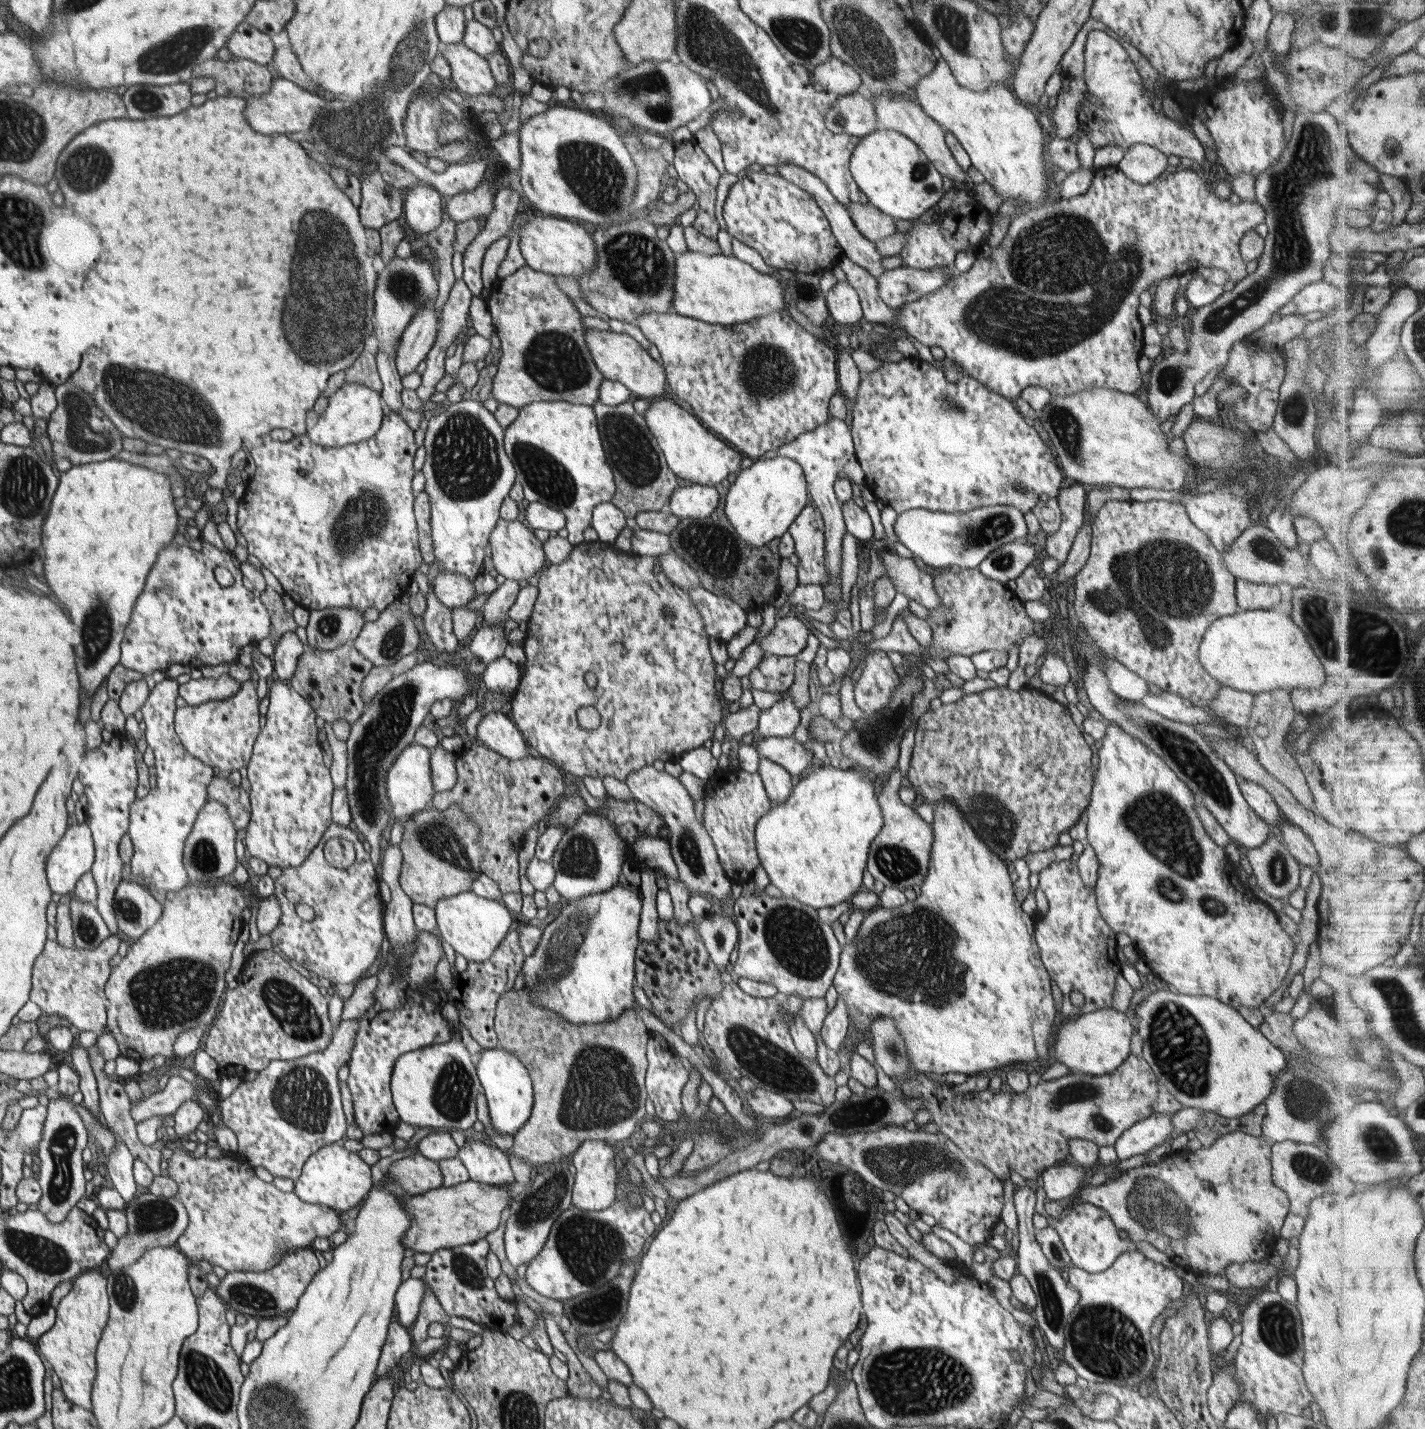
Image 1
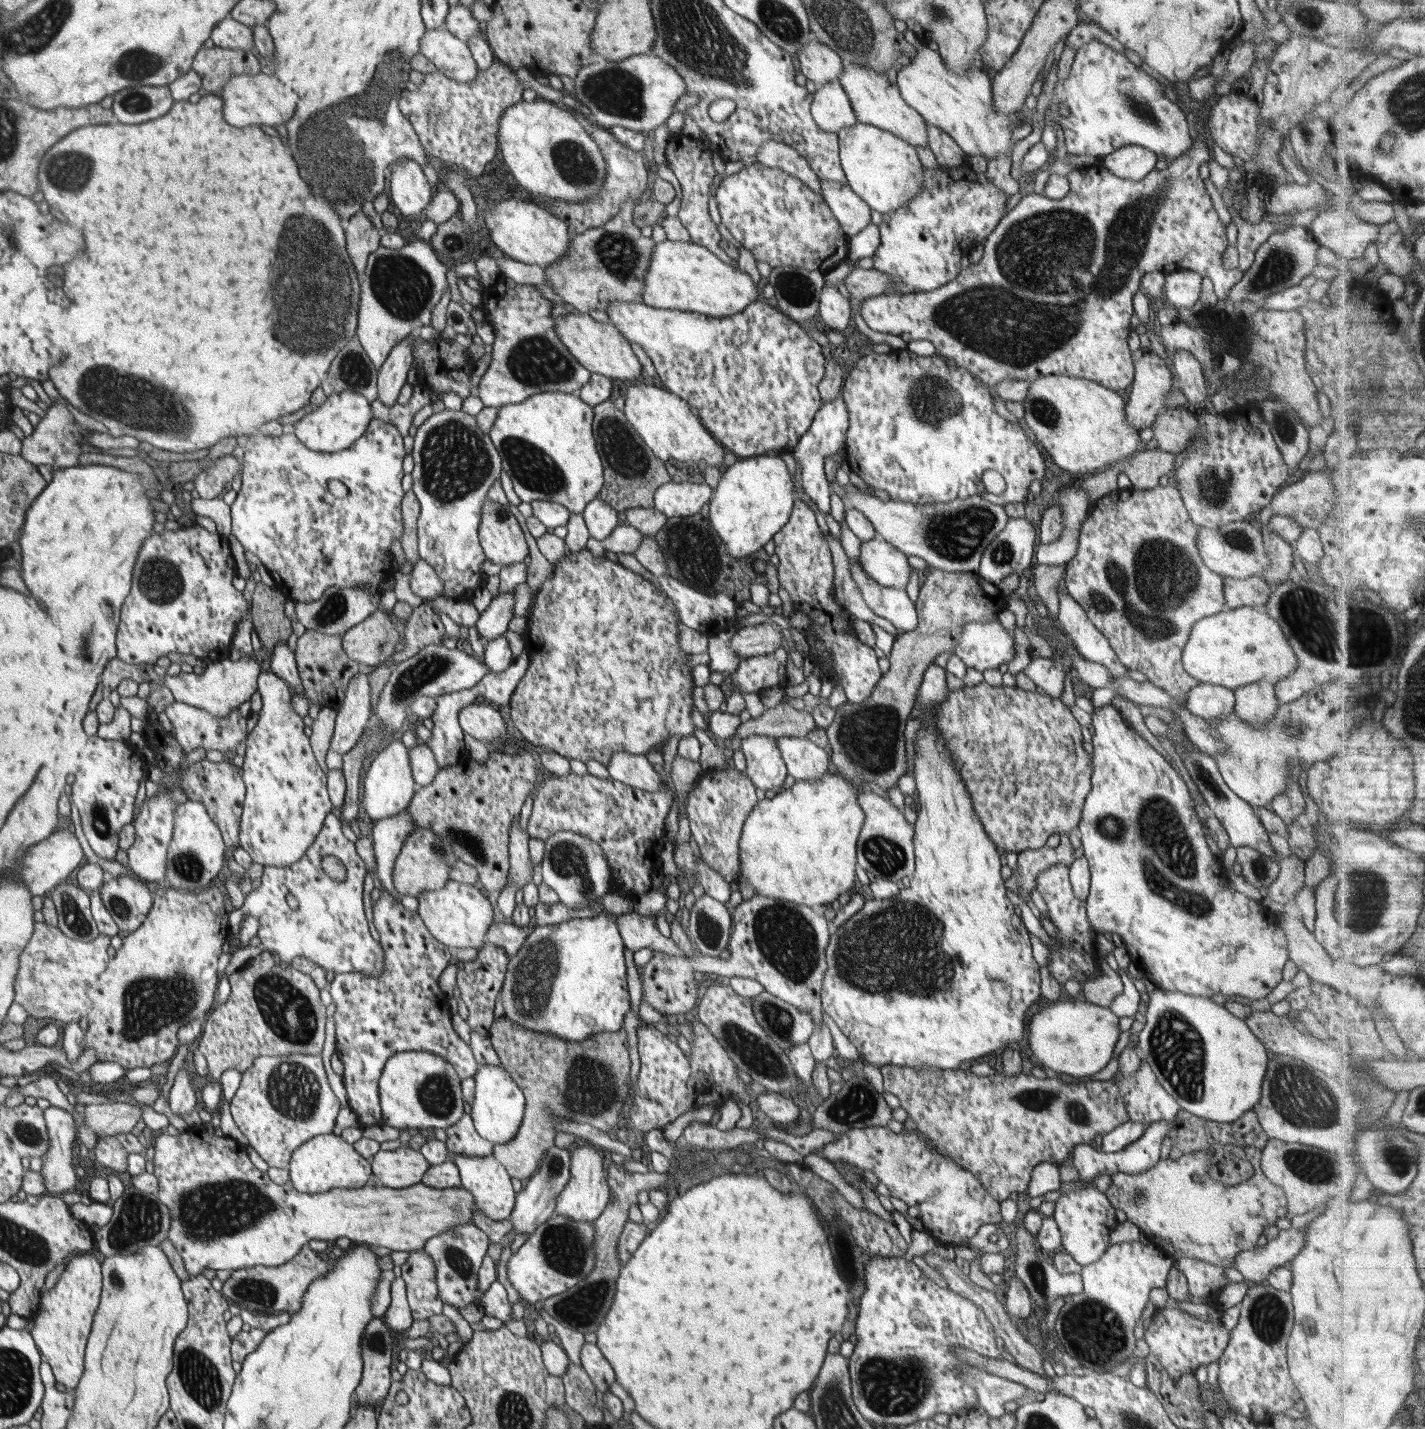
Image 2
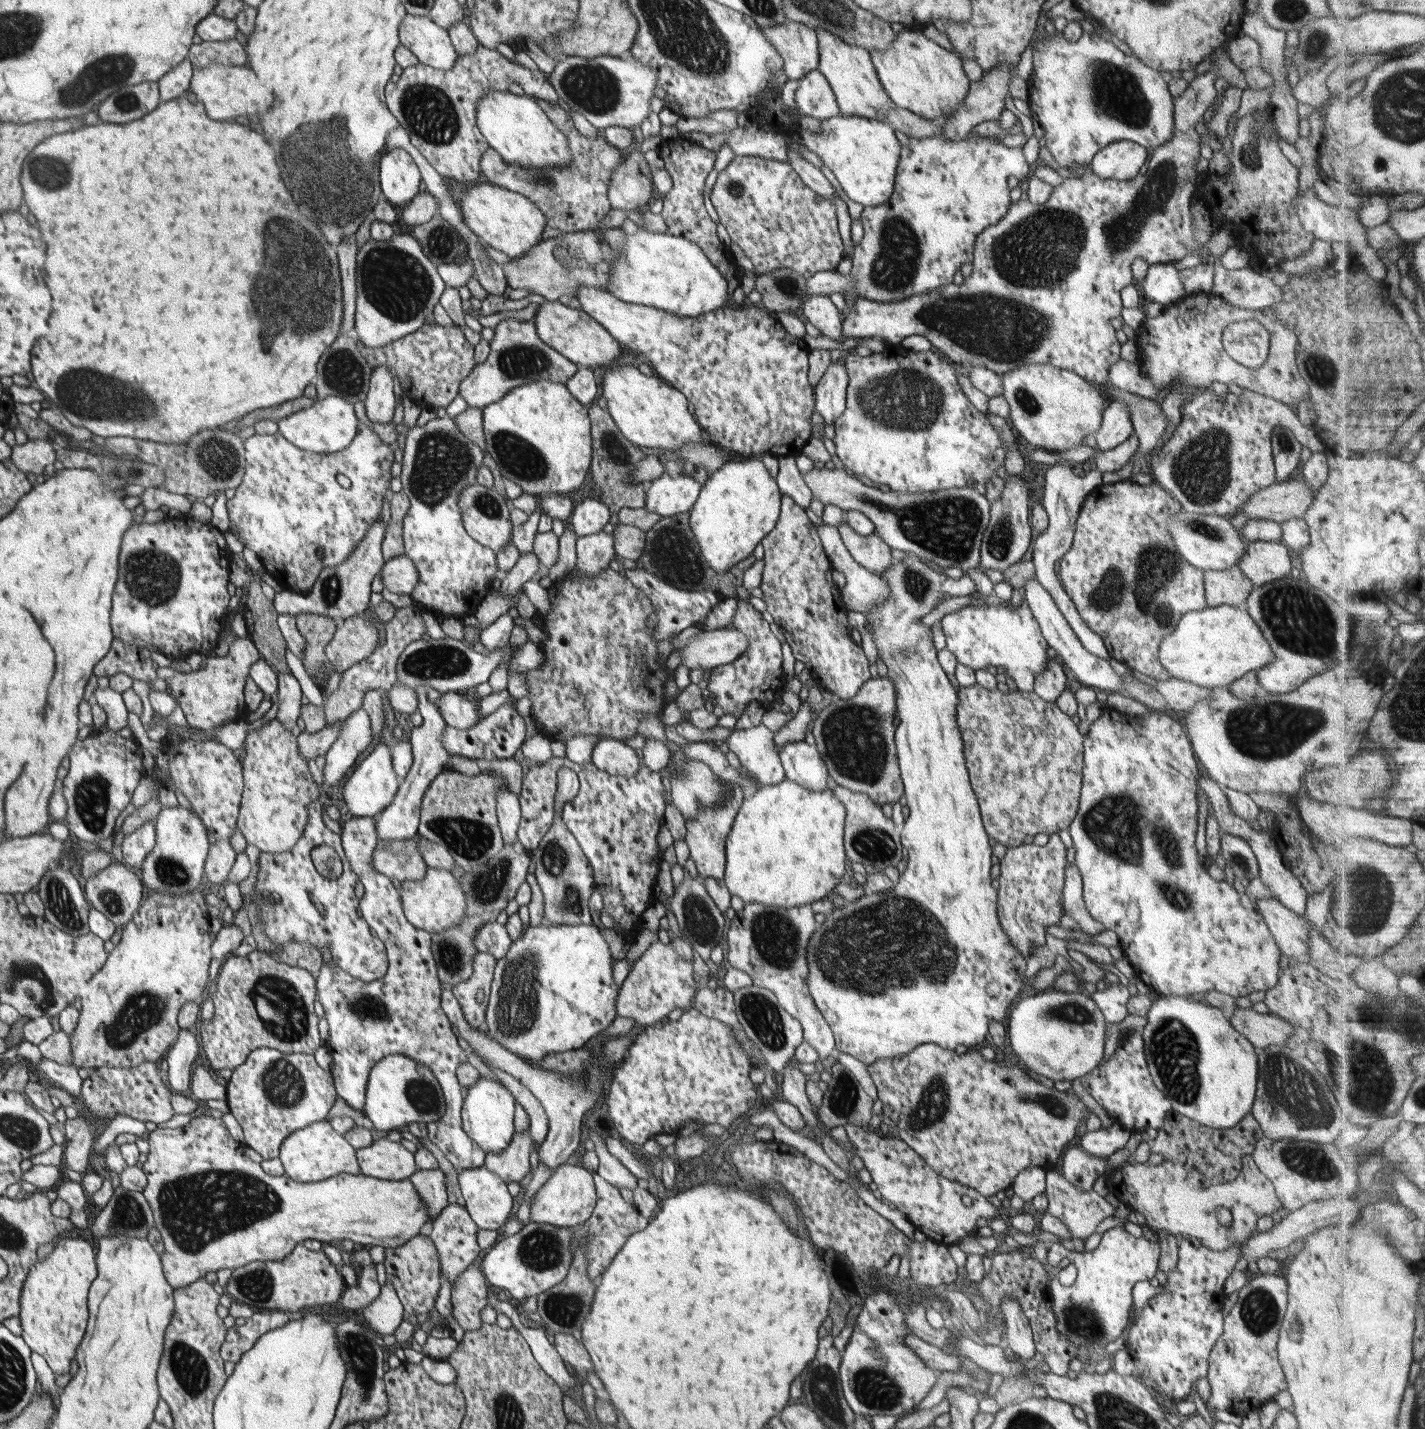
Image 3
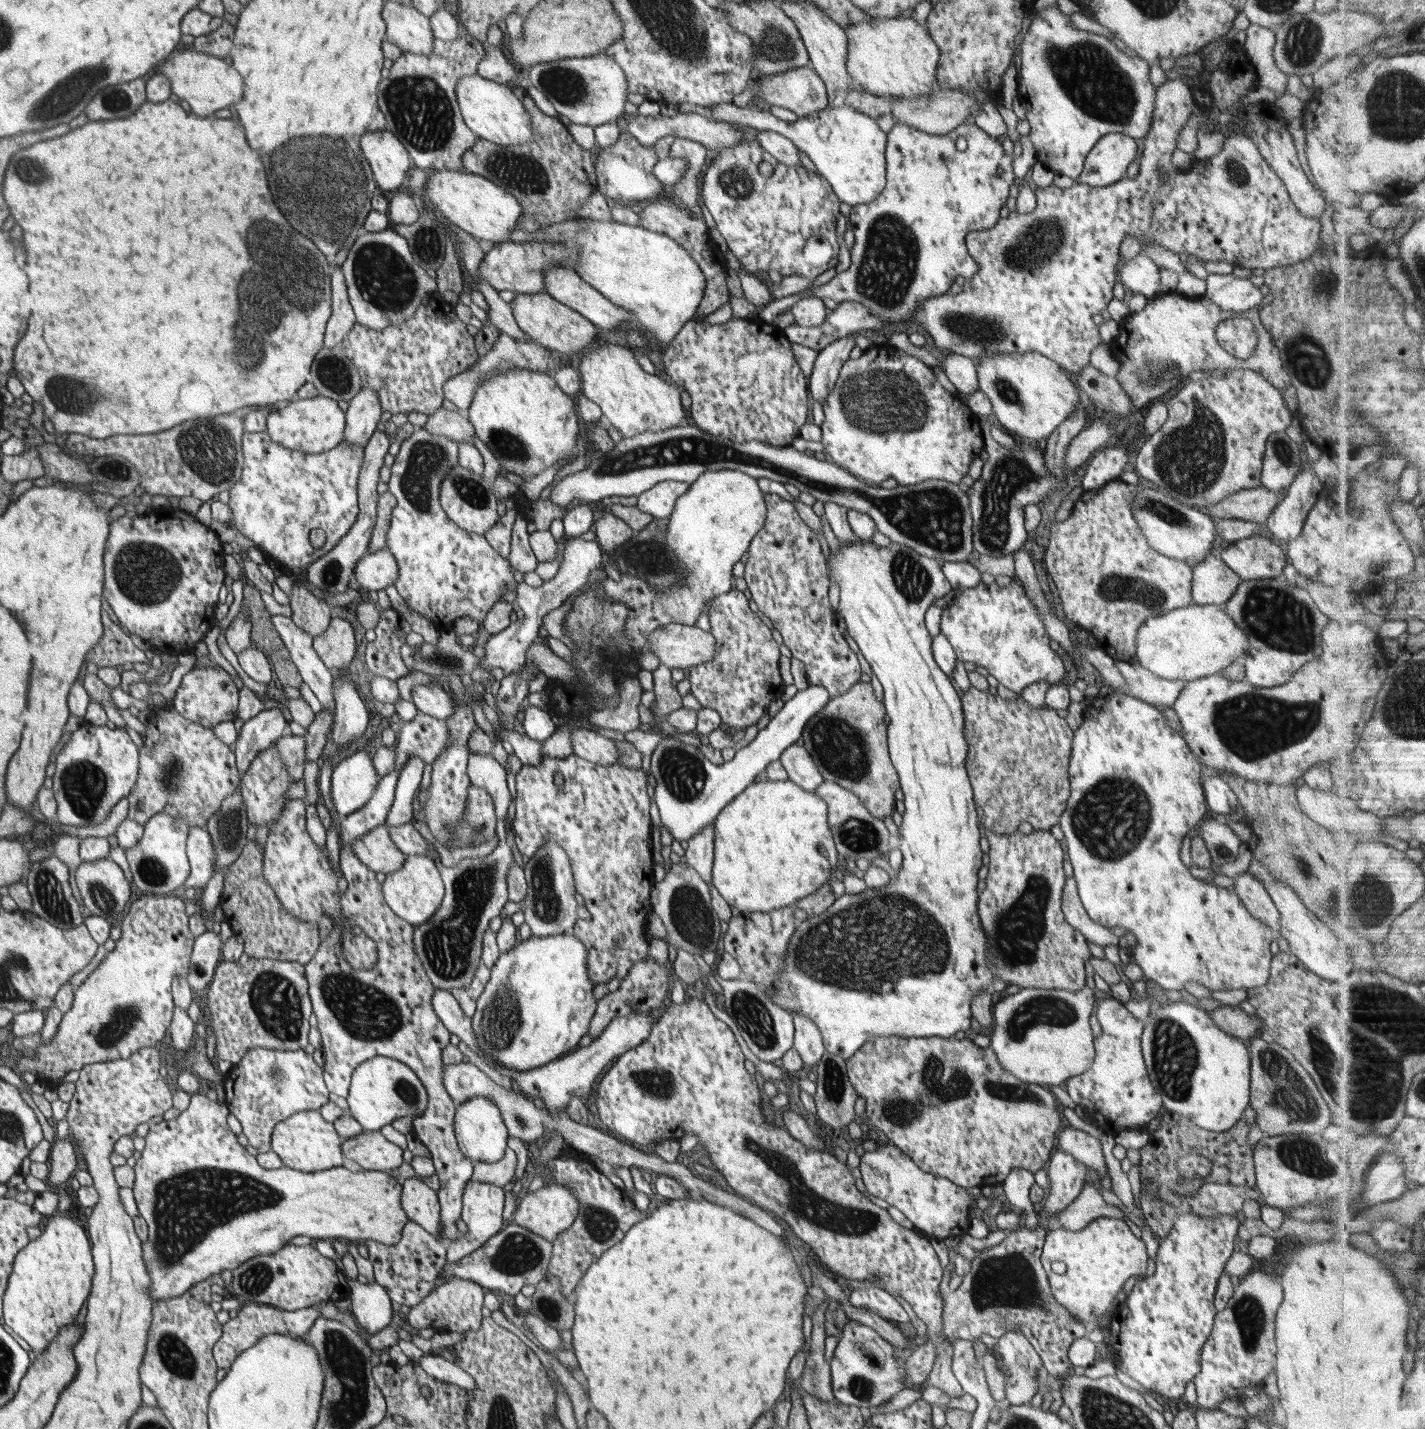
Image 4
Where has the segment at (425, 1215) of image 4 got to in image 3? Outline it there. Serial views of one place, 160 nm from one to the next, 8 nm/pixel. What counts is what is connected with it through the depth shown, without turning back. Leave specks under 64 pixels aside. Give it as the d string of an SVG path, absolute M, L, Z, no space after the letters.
M442 1169L417 1170L411 1178L412 1184L417 1190L417 1194L429 1208L429 1215L434 1221L446 1208L448 1202L448 1191L446 1190L446 1175Z

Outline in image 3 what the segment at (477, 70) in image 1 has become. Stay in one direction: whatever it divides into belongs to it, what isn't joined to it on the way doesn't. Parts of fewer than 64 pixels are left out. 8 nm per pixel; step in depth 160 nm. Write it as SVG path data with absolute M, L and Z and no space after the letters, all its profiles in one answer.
M408 14L400 28L402 46L409 48L420 63L439 70L450 70L459 58L447 29L429 16Z

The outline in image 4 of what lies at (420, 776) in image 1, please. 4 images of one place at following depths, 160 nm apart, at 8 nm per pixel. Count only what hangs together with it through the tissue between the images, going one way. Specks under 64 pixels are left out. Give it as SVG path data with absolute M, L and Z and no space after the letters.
M363 746L357 753L350 757L346 757L344 761L340 761L336 768L332 768L331 776L331 798L334 808L340 818L360 811L364 805L368 804L372 795L376 792L379 784L379 777L374 770L373 750Z

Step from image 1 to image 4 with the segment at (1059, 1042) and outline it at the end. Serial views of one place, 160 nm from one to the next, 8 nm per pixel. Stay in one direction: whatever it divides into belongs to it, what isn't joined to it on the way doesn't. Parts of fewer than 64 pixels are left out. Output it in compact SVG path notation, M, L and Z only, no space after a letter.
M1085 985L1074 992L1054 988L1024 988L1012 995L997 995L993 1004L993 1028L985 1032L991 1040L990 1048L994 1050L1000 1064L1022 1082L1041 1086L1059 1085L1073 1076L1082 1075L1096 1057L1095 1037L1090 1027L1094 992L1094 989Z

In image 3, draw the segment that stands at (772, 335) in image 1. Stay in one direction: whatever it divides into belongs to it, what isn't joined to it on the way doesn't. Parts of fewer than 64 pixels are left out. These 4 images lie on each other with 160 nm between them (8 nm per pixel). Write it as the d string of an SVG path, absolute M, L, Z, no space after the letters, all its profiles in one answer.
M580 287L576 289L576 300L580 304L580 310L586 312L588 316L592 317L598 324L600 324L607 332L615 338L620 344L627 346L627 349L635 353L642 354L648 360L648 363L654 369L654 375L659 377L676 390L680 391L686 398L694 404L697 424L702 428L707 440L714 444L729 448L733 452L740 452L741 454L773 454L774 456L787 456L802 453L804 446L808 440L813 437L813 428L811 424L811 416L815 411L815 390L809 383L808 378L808 358L806 343L803 339L794 338L786 332L786 328L781 324L778 317L766 309L759 309L753 305L746 304L742 307L729 305L723 309L717 309L701 316L688 318L688 316L674 316L670 312L656 310L646 306L636 304L626 304L618 298L614 298L612 293L593 287Z

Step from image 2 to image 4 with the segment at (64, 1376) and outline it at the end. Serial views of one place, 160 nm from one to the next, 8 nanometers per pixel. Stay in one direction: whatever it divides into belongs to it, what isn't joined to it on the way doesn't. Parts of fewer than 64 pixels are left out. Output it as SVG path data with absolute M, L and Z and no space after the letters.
M53 1214L42 1235L29 1242L15 1258L4 1293L4 1324L37 1355L47 1350L62 1326L74 1324L90 1294L95 1262L88 1237L72 1218Z

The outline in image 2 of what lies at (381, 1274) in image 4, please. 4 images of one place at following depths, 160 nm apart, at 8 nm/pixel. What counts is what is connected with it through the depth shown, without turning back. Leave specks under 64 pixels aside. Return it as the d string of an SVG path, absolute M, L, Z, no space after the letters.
M410 1251L409 1258L402 1264L401 1277L406 1284L413 1321L424 1321L432 1316L442 1315L441 1298L436 1283L436 1266L428 1254Z

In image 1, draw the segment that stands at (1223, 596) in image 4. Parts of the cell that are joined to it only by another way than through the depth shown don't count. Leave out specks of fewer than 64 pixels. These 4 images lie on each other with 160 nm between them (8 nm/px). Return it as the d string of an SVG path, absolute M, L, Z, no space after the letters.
M1245 579L1235 582L1235 593L1240 610L1268 610L1280 602L1280 590L1276 585L1254 583Z

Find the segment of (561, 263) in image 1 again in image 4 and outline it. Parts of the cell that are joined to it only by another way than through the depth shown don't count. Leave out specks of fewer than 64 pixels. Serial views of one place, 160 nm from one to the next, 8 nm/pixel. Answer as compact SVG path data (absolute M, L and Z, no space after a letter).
M427 170L424 184L425 198L436 206L439 218L450 222L471 234L484 244L488 251L495 244L509 242L511 234L519 226L519 218L523 215L520 201L500 185L489 178L459 170Z

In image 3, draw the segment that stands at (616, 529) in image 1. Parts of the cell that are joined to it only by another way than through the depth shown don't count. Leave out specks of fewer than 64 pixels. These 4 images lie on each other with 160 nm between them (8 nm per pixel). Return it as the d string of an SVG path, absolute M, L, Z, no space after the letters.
M584 499L572 511L569 526L579 536L596 534L613 525L611 510L599 499Z

